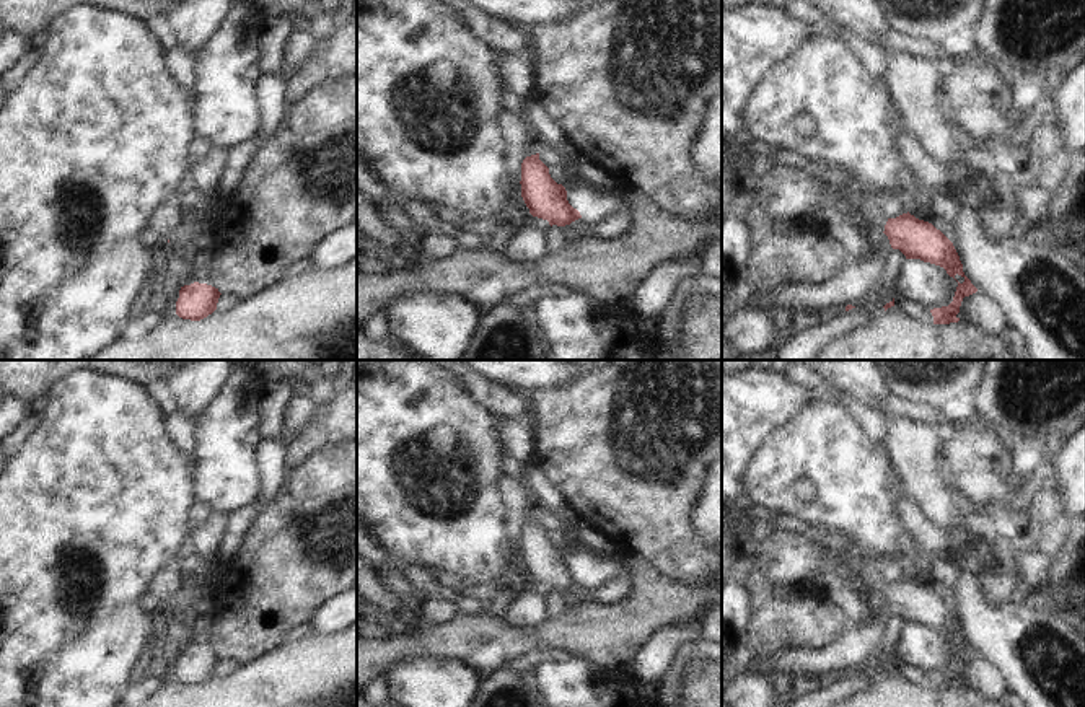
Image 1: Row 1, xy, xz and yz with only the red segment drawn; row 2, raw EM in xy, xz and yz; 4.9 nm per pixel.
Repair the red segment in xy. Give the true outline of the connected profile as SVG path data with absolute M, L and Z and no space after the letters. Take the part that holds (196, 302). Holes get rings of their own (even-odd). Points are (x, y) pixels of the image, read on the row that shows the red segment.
M194 282L179 290L176 314L182 319L200 321L217 310L220 298L218 288Z

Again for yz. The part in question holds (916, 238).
M849 187L837 192L828 189L832 207L844 210L846 217L855 223L862 231L876 238L885 233L893 249L899 249L906 259L920 259L940 266L950 277L961 275L963 283L958 282L953 301L948 306L930 310L933 324L958 323L960 306L964 296L977 292L971 280L963 272L963 264L953 243L932 223L903 213L896 218L888 218L883 212L883 200L880 197L862 197L855 204L849 199Z

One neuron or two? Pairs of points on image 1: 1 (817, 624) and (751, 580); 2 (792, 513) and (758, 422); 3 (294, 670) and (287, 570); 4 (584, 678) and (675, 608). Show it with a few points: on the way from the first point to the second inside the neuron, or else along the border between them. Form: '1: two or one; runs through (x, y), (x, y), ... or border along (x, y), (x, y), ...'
1: one; runs through (800, 618), (789, 618), (768, 597)
2: two; border along (794, 416), (761, 445), (743, 473)
3: two; border along (284, 642), (261, 658), (250, 662)
4: two; border along (574, 655), (584, 655), (611, 670)

